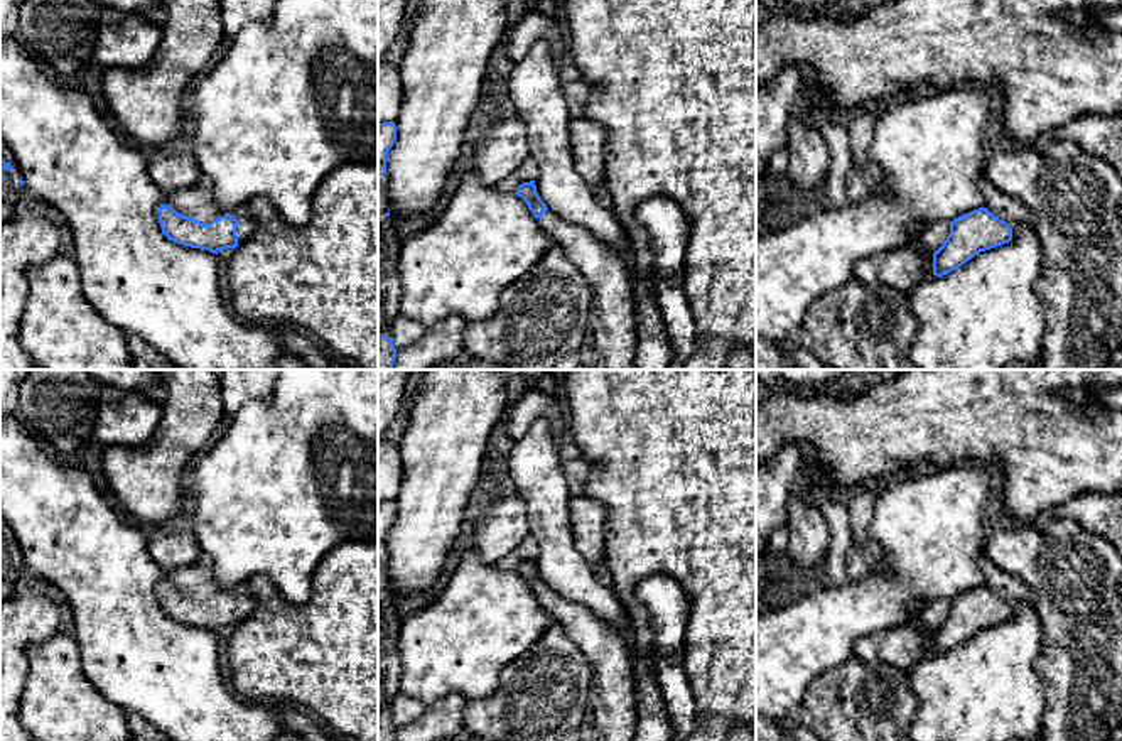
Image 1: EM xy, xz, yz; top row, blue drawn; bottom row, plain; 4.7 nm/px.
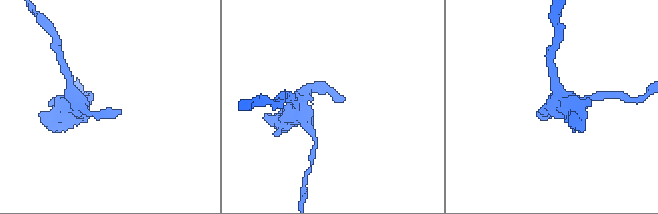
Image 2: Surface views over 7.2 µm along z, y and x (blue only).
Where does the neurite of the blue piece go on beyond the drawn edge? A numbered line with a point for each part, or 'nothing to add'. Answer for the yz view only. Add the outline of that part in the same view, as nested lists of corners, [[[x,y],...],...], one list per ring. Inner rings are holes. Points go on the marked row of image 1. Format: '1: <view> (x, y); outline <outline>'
nothing to add

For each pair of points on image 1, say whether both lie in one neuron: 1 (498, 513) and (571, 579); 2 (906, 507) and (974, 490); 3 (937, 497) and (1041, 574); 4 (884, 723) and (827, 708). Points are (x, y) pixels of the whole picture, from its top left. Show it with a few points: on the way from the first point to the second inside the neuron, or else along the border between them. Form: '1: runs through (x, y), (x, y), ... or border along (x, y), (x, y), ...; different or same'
1: border along (518, 495), (525, 505), (530, 534); different
2: runs through (923, 507), (952, 507), (957, 502); same
3: border along (992, 530), (987, 535), (982, 554); different
4: runs through (871, 719), (856, 708), (841, 708); same

